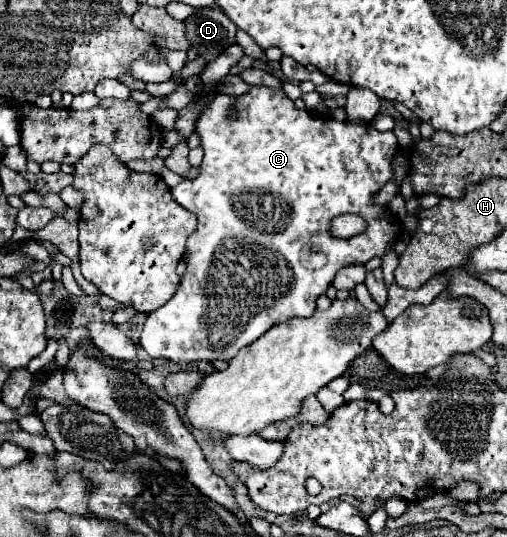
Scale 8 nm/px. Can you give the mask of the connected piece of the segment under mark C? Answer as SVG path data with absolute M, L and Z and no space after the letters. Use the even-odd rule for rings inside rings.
M253 85L245 95L241 97L229 97L223 93L215 93L213 101L205 107L205 111L201 113L199 121L197 121L197 133L201 135L201 145L205 149L205 157L201 163L201 173L195 179L183 179L177 187L171 189L173 199L183 205L185 209L189 209L191 213L197 215L197 229L193 231L193 235L187 239L187 251L185 251L185 259L187 259L187 273L181 277L181 283L177 287L177 293L159 309L151 311L147 315L147 321L143 325L141 331L141 339L139 345L147 351L147 355L151 357L163 357L175 363L193 363L193 361L215 361L215 359L225 359L229 361L231 357L235 357L235 353L253 343L255 339L259 339L269 327L287 321L287 317L309 317L315 311L315 301L319 295L323 295L327 291L327 287L331 285L335 273L341 267L347 265L365 265L371 257L375 255L383 255L385 247L391 245L395 239L398 239L402 232L402 224L397 221L395 215L391 215L387 205L375 205L371 201L371 195L377 193L389 179L391 179L391 159L397 151L397 137L393 135L393 131L377 131L373 129L373 125L363 123L351 123L351 121L335 121L333 117L319 117L313 111L301 111L293 105L293 101L281 91L281 89L267 89L263 85ZM235 105L239 115L235 121L227 121L227 109ZM347 213L355 213L367 219L369 227L365 233L355 235L351 239L339 239L331 235L331 221L339 215L347 215Z

